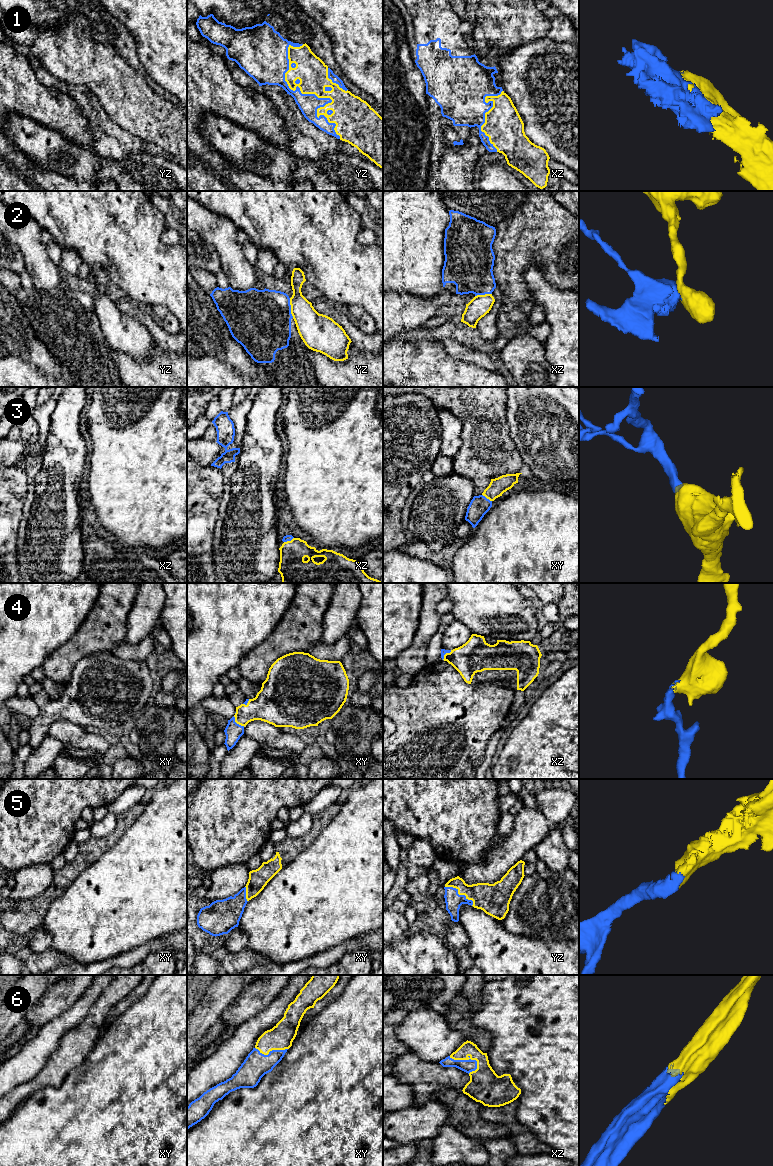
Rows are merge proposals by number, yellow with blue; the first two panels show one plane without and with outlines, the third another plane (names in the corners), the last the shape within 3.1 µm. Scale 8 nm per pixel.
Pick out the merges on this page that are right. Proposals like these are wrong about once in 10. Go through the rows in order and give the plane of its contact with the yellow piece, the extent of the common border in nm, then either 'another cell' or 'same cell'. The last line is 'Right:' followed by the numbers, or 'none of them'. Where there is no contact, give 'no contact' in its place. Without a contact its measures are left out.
1: contact in yz; length 850 nm; same cell
2: contact in yz; length 160 nm; another cell
3: contact in xy; length 100 nm; same cell
4: contact in xy; length 130 nm; same cell
5: contact in yz; length 280 nm; same cell
6: contact in xz; length 260 nm; same cell
Right: 1, 3, 4, 5, 6

